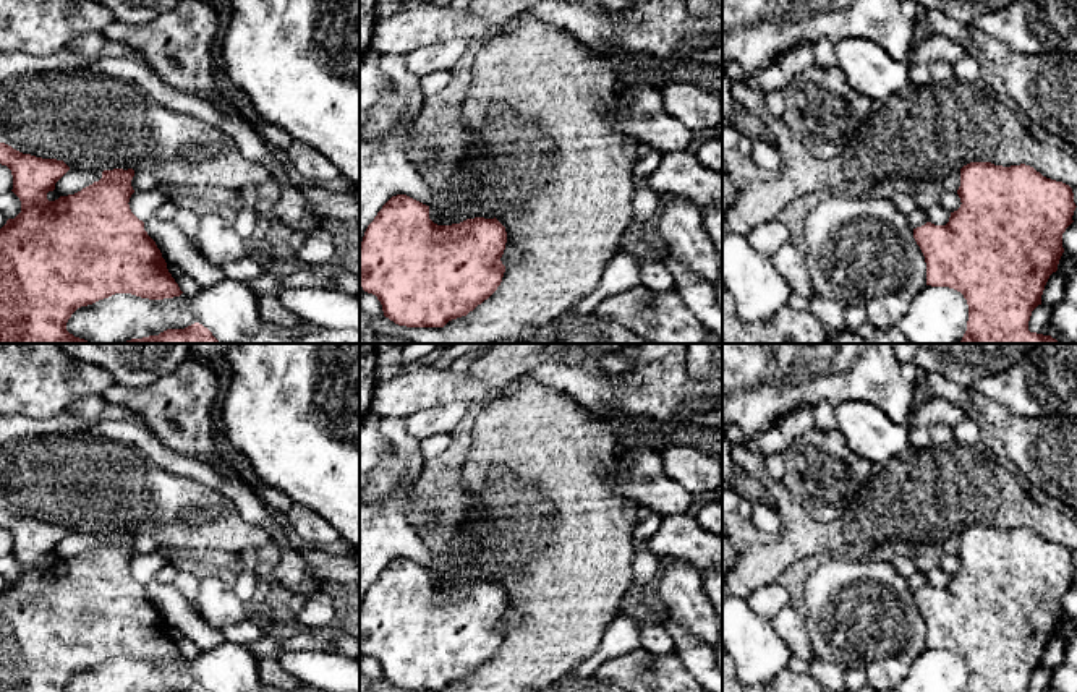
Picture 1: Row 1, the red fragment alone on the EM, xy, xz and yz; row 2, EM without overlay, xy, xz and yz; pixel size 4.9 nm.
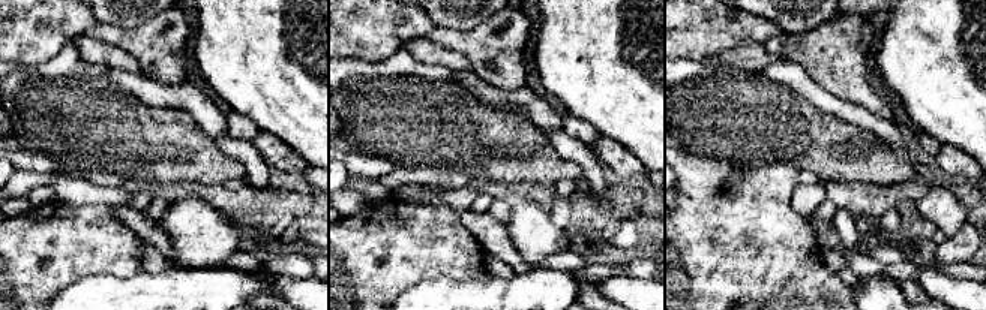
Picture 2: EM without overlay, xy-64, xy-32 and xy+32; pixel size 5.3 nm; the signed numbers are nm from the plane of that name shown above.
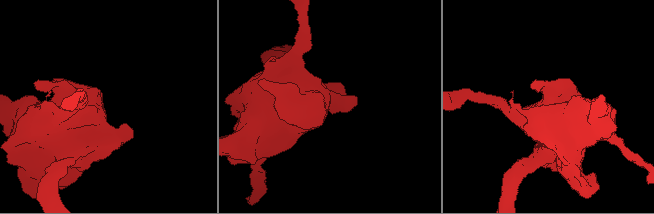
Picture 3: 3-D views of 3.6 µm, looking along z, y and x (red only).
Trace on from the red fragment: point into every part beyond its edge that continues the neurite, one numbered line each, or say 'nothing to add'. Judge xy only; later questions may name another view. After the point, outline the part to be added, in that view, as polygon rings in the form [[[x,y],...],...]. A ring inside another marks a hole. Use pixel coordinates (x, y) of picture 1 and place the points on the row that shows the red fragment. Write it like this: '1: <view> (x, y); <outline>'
nothing to add

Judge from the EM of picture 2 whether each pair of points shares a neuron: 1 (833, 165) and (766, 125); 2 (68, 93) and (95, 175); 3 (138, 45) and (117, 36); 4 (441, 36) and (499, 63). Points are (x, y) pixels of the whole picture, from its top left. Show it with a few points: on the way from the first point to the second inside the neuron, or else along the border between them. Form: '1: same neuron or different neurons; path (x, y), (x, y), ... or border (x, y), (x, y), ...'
1: same neuron; path (817, 149), (799, 132), (782, 126)
2: different neurons; border (66, 171), (102, 166), (126, 177)
3: same neuron; path (134, 41), (122, 38)
4: same neuron; path (455, 39), (477, 44), (485, 50)

